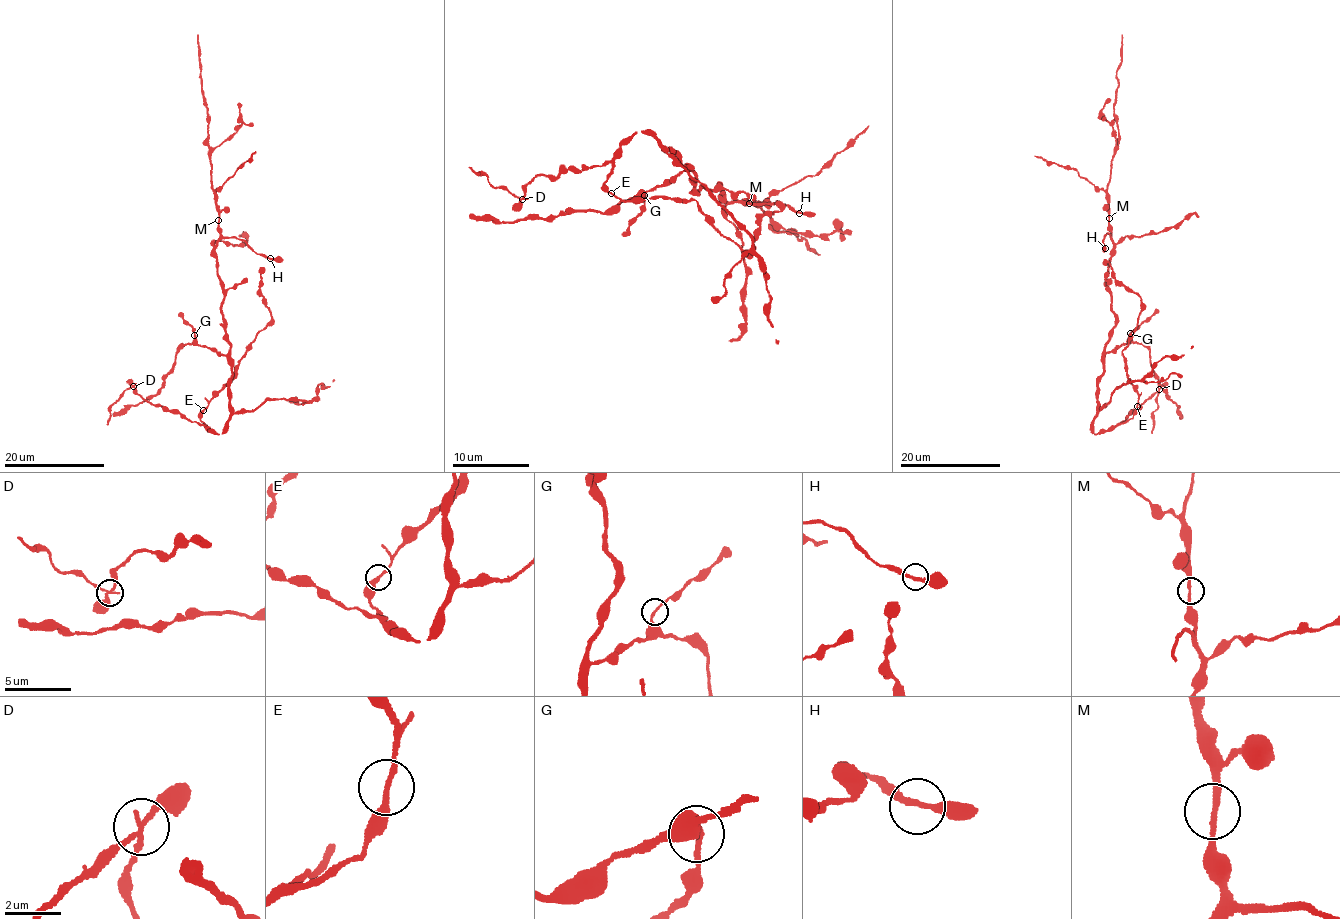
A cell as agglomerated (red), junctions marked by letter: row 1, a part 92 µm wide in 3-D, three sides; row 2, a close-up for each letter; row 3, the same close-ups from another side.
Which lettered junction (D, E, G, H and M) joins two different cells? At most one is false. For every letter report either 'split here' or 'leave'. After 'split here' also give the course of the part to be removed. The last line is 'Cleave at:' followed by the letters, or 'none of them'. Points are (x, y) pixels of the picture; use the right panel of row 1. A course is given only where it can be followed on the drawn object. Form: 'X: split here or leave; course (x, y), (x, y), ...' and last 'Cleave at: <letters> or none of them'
D: split here; course (1159, 390), (1151, 433)
E: leave
G: leave
H: leave
M: leave
Cleave at: D

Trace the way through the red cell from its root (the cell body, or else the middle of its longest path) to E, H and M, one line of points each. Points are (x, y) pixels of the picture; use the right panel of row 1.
E: (1105, 350), (1103, 375), (1097, 384), (1093, 434), (1122, 424), (1132, 417), (1137, 406)
H: (1105, 350), (1115, 321), (1106, 281), (1114, 245), (1107, 233), (1102, 242), (1105, 248)
M: (1105, 350), (1115, 321), (1106, 281), (1108, 260), (1114, 249), (1109, 218)

